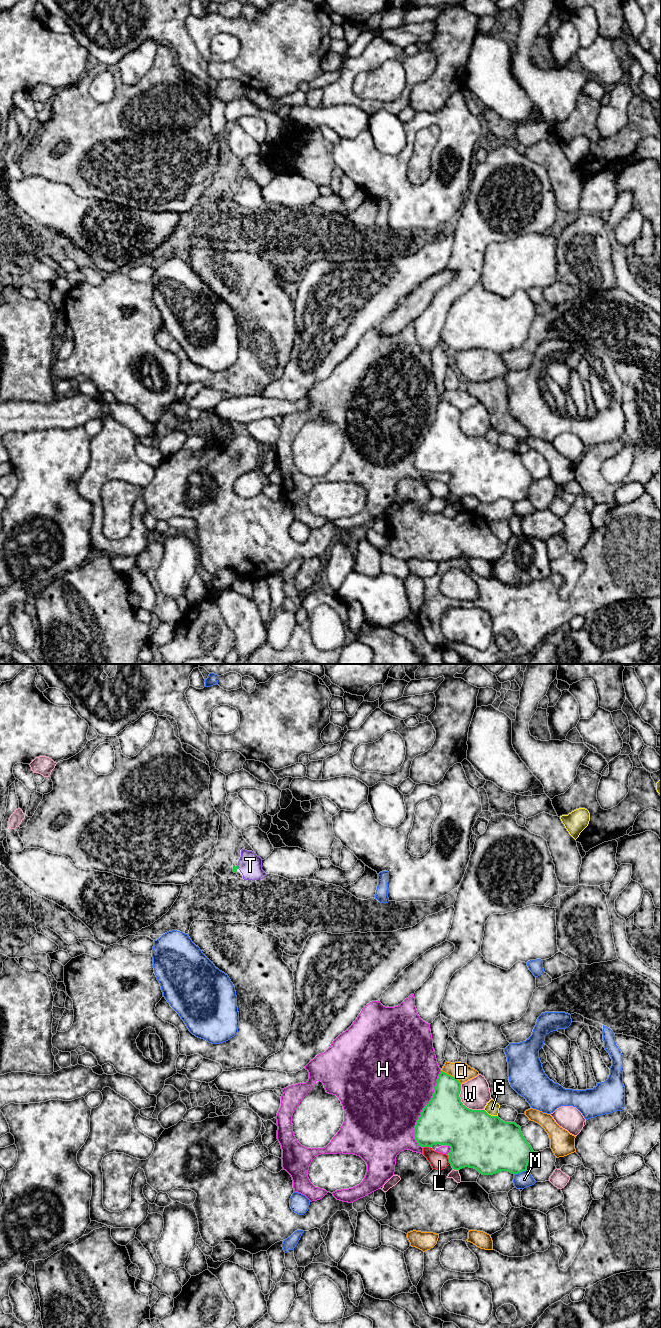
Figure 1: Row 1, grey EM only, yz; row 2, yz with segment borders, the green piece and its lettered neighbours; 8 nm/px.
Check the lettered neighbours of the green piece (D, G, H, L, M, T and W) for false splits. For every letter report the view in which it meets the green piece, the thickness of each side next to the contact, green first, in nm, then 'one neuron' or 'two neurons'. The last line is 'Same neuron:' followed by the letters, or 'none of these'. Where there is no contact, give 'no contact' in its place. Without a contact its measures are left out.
D: meets green in yz; 260 nm thick on the green side, 140 nm on the other; two neurons
G: meets green in yz; 460 nm thick on the green side, 110 nm on the other; two neurons
H: meets green in yz; 380 nm thick on the green side, 480 nm on the other; two neurons
L: meets green in yz; 400 nm thick on the green side, 140 nm on the other; two neurons
M: meets green in yz; 380 nm thick on the green side, 130 nm on the other; two neurons
T: meets green in yz; 40 nm thick on the green side, 190 nm on the other; one neuron
W: meets green in yz; 400 nm thick on the green side, 240 nm on the other; two neurons
Same neuron: T

